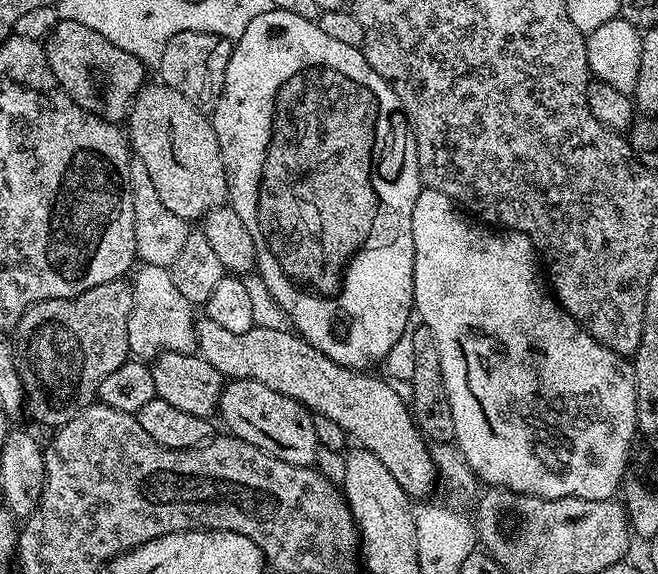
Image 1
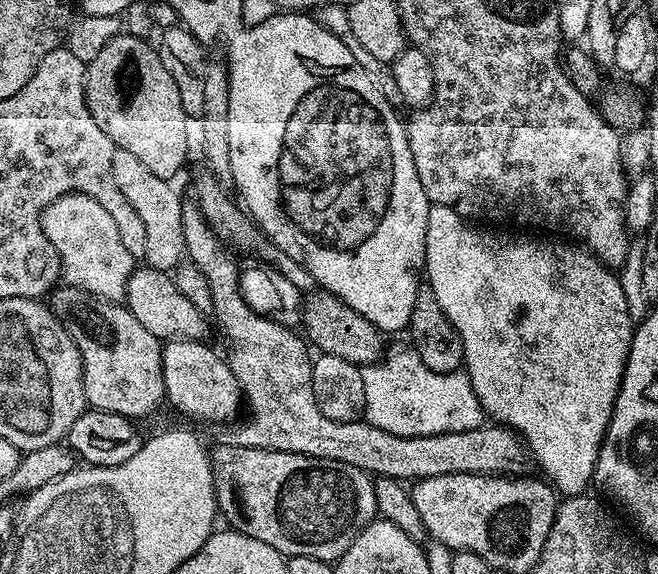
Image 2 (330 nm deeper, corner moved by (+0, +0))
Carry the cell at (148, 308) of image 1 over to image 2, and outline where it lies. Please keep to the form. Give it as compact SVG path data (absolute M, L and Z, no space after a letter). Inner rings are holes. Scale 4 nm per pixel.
M71 192L69 196L50 202L50 206L46 206L46 210L40 216L38 228L39 231L40 228L44 231L41 232L43 239L49 240L59 254L63 279L71 287L81 288L91 296L113 302L123 301L127 297L128 283L138 267L138 260L130 254L130 250L126 250L126 245L122 242L122 234L118 234L118 226L114 226L114 218L110 218L110 214L106 214L106 210L102 210L102 206L94 202L94 198L81 192Z

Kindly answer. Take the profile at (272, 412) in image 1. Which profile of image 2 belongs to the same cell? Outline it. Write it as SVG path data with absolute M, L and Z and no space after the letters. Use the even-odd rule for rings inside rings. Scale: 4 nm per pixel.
M169 340L164 350L164 394L184 416L205 420L208 424L224 424L242 408L240 383L234 378L232 365L201 340Z

